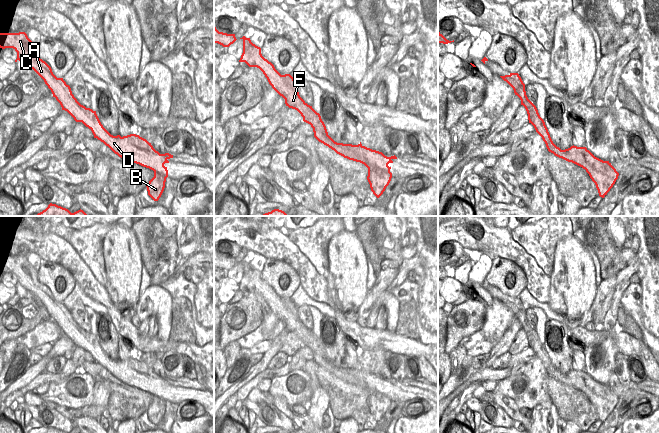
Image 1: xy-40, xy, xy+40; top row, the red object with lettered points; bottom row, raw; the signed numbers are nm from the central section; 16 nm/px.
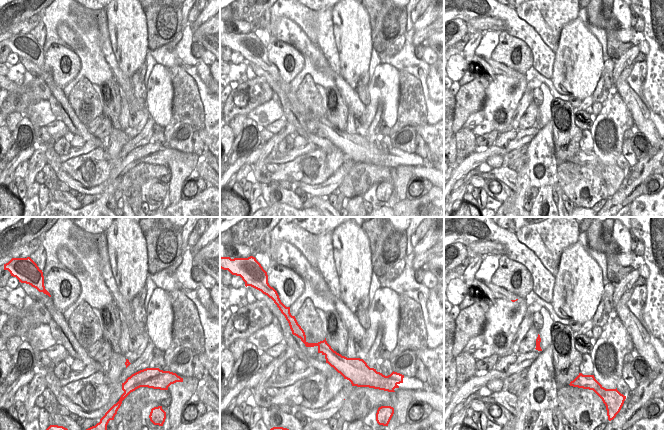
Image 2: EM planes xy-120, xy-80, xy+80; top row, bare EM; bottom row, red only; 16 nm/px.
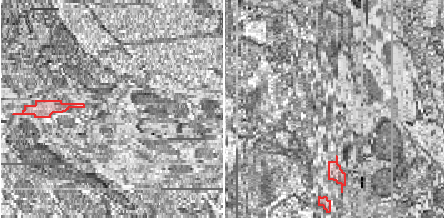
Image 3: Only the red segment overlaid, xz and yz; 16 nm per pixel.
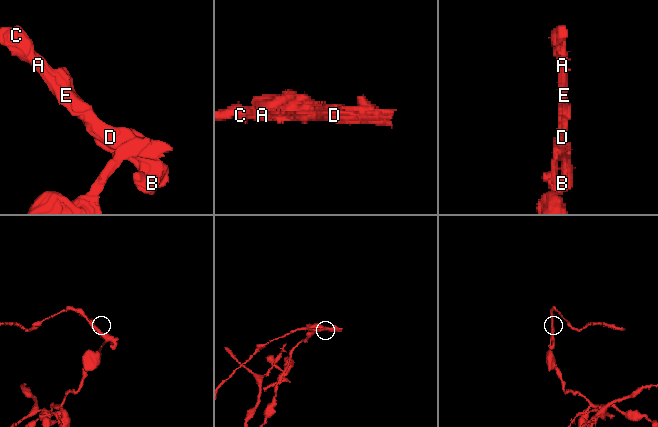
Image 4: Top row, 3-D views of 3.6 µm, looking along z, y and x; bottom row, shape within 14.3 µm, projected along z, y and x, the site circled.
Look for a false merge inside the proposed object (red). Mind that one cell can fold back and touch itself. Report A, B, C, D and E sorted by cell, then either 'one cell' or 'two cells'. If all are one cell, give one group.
A C D E / B | two cells

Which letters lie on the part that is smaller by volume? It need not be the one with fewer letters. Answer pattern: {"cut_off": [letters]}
{"cut_off": ["A", "C", "D", "E"]}

